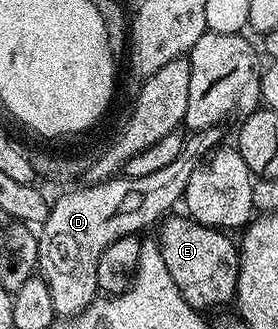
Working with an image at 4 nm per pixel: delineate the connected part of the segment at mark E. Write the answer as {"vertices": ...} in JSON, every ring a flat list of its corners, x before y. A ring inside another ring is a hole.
{"vertices":[[174,214,166,218,160,224,159,242,163,261,167,264,167,269,171,273,171,281,175,281,177,288,183,293,187,305,200,313,208,313,212,307,221,307,224,303,232,304,237,293,237,278,241,268,241,256,236,242,228,239,230,237,224,230,218,227,205,227,184,214]]}

